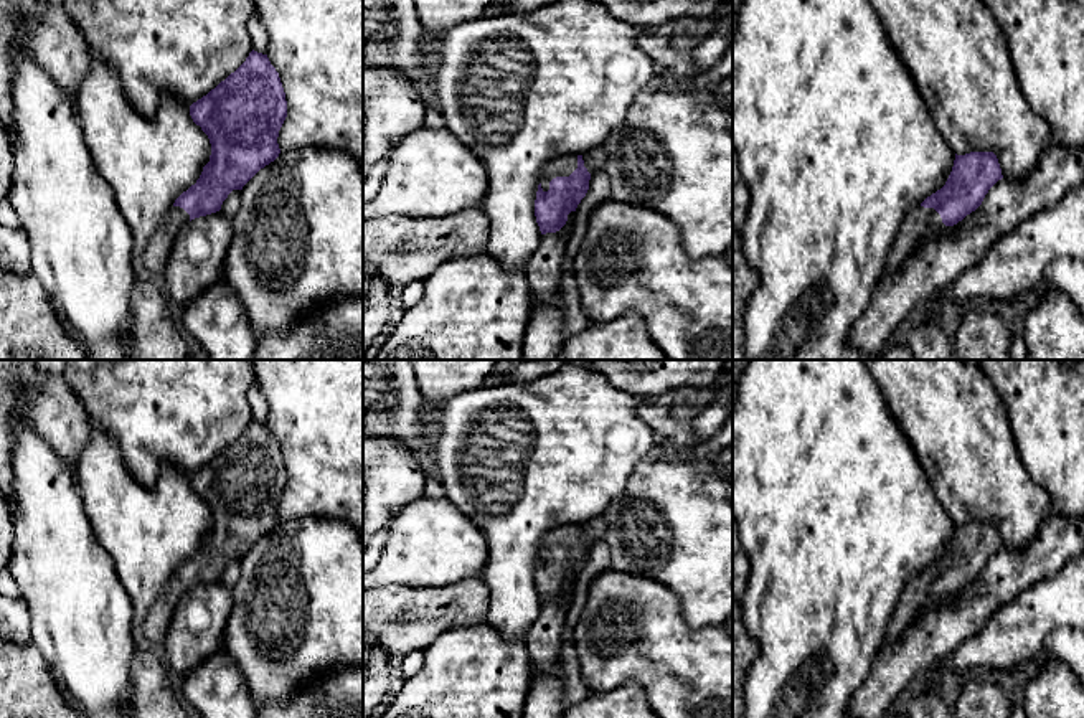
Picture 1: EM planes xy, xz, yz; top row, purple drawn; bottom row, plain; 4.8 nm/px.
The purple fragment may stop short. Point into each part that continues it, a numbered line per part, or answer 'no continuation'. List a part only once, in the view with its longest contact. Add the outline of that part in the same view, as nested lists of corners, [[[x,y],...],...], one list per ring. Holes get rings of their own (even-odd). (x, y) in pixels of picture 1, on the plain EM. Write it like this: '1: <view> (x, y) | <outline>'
1: xz (565, 535) | [[[563,525],[551,530],[541,541],[540,553],[543,561],[549,560],[549,551],[556,546],[569,546],[577,538],[577,525]]]

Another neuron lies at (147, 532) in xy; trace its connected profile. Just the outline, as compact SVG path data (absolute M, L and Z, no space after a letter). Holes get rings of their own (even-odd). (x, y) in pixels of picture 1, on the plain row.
M91 421L89 444L74 465L78 490L97 543L109 555L119 581L134 606L135 629L163 593L175 569L200 548L210 531L208 505L190 485L190 475L172 467L160 472L155 487L142 487L127 470L115 439Z

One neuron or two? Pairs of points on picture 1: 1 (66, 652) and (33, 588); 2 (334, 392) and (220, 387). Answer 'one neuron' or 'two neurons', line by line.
1: one neuron
2: two neurons

